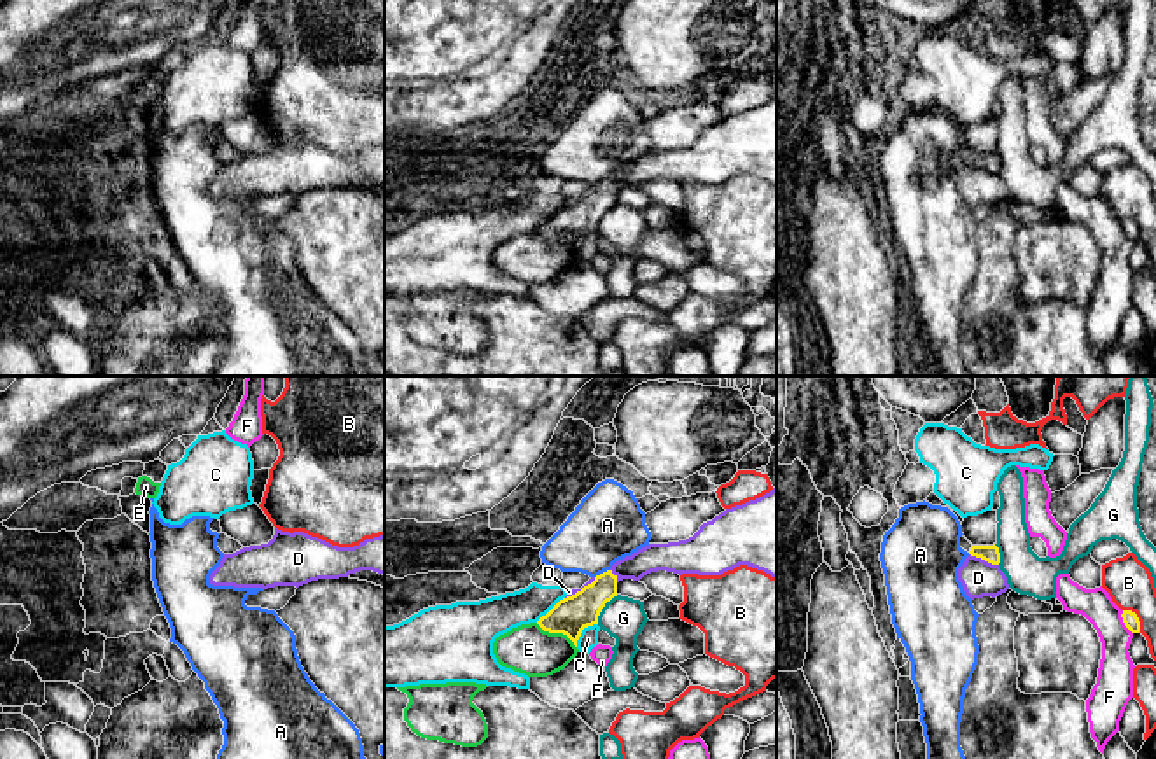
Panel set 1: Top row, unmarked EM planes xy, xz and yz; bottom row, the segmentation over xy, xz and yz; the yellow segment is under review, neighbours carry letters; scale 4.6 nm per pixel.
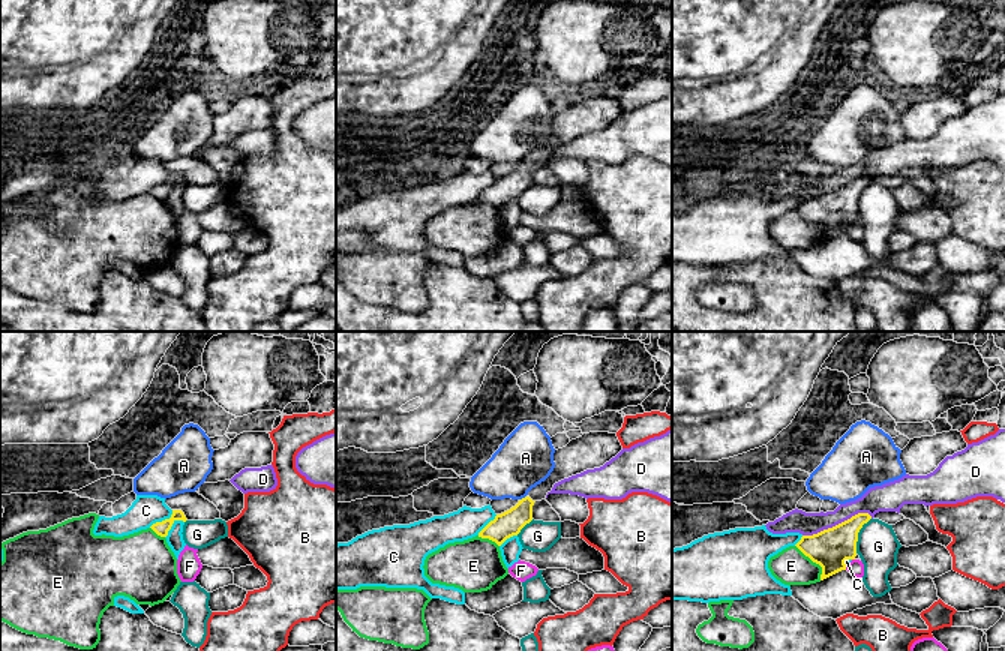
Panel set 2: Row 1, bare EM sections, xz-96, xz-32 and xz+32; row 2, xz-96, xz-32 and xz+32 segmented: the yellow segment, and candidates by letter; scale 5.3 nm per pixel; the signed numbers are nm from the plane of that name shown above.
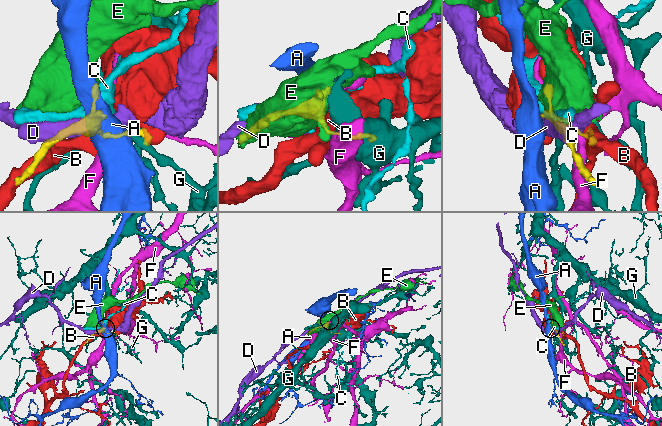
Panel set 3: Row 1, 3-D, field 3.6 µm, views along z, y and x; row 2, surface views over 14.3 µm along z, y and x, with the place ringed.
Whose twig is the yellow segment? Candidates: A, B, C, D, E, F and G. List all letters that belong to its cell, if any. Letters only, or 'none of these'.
none of these

